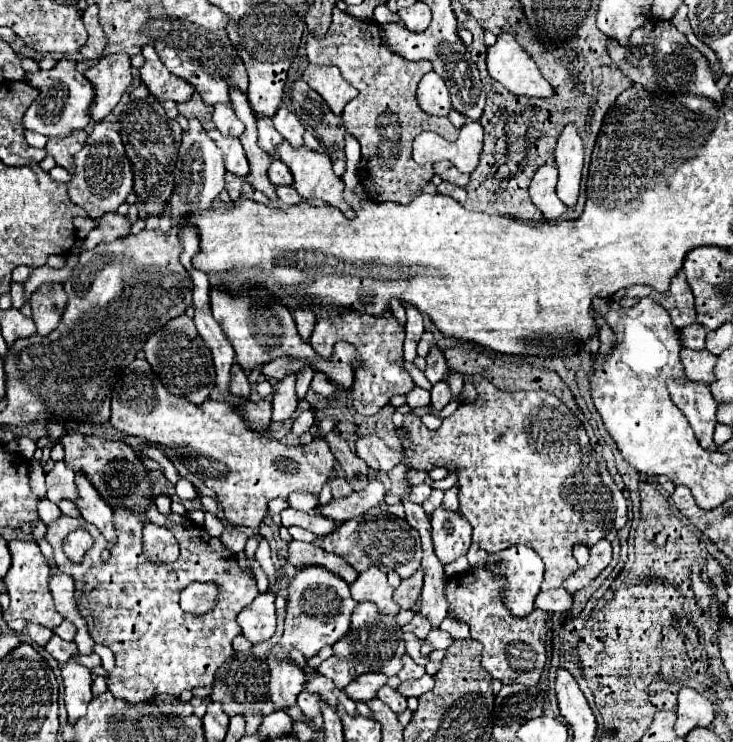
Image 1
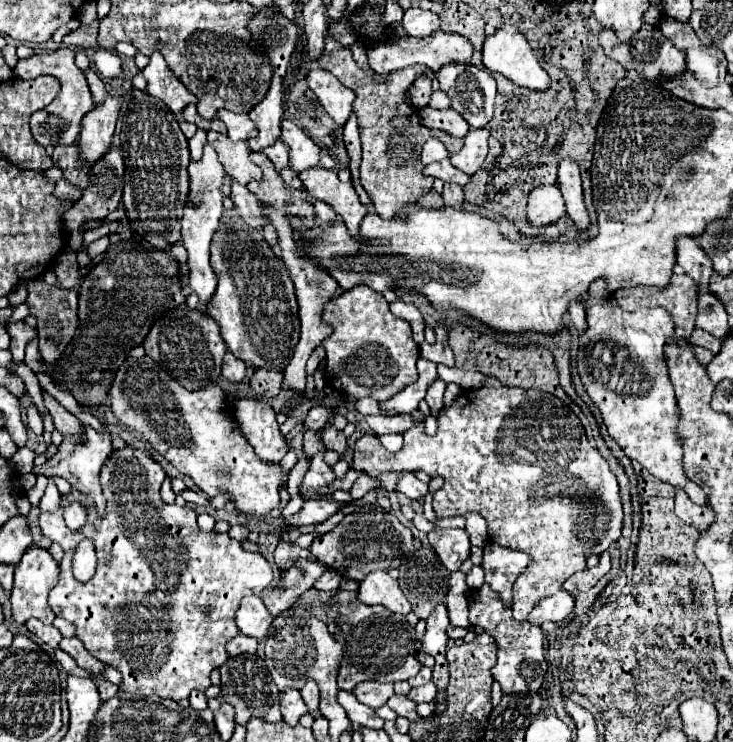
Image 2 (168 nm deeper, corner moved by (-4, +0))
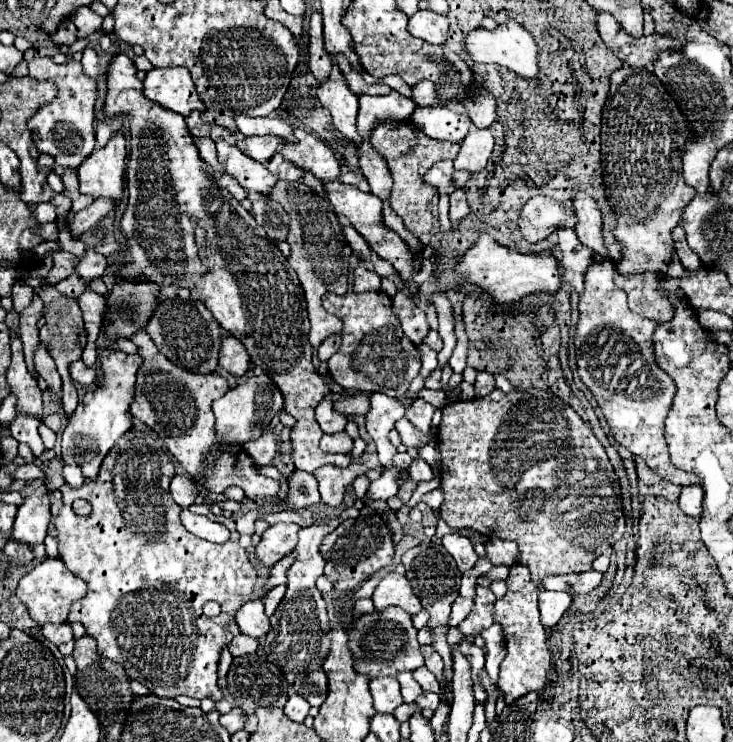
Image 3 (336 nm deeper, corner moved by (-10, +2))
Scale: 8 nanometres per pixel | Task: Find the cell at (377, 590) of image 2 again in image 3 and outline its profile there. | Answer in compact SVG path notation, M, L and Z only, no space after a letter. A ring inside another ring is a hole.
M395 571L387 573L381 579L381 583L373 591L371 599L375 603L375 609L385 609L389 605L397 605L397 607L401 607L403 611L407 611L411 615L421 611L421 603L415 597L409 581L405 579L405 575L399 575Z

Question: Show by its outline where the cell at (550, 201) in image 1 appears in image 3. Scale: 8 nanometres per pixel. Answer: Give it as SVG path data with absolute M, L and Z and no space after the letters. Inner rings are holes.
M547 195L531 197L523 205L521 217L519 217L521 233L531 243L537 243L537 241L549 237L559 227L573 227L575 223L577 223L575 213L567 211L563 203L559 203Z

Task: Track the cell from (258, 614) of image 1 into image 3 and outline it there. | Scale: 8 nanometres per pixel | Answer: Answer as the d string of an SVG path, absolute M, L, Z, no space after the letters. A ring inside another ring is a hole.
M251 599L247 601L239 611L237 611L237 625L241 629L241 633L249 635L249 637L263 637L269 633L271 625L269 625L269 617L265 615L263 609L263 599Z

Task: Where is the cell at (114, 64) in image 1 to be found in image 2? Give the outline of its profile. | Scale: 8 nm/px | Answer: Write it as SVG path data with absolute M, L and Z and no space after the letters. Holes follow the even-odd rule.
M107 95L105 103L101 107L95 107L89 117L83 119L83 129L79 137L79 157L83 165L93 165L109 151L115 133L115 123L119 117L119 107L121 97Z

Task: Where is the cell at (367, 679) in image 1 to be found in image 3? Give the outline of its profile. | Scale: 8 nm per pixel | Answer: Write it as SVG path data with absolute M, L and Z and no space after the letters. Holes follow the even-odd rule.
M395 677L371 679L369 689L373 695L375 711L379 711L379 713L393 713L395 707L399 707L403 703L403 697L399 691L399 681Z

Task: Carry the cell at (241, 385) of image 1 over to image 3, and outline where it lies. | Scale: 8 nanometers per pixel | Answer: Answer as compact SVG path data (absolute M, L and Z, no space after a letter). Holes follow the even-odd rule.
M231 335L223 337L223 347L219 353L219 365L235 377L243 377L251 365L251 359L243 343Z

